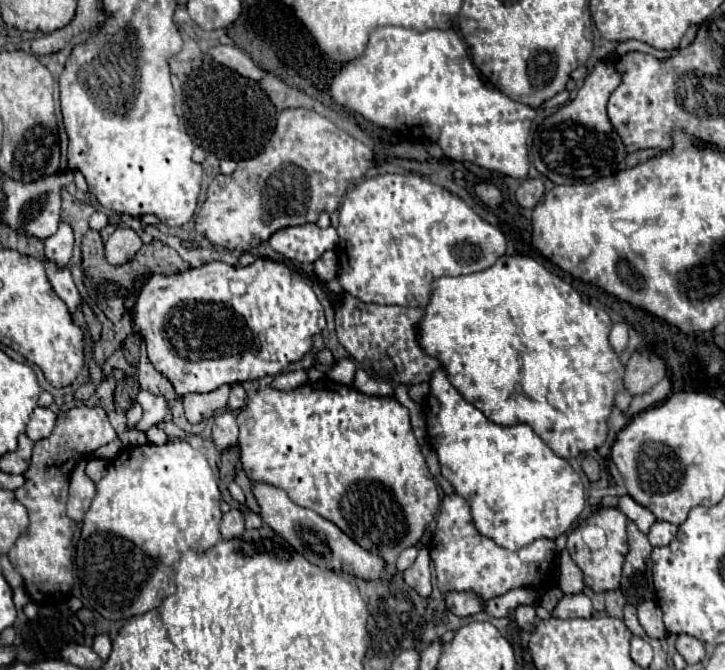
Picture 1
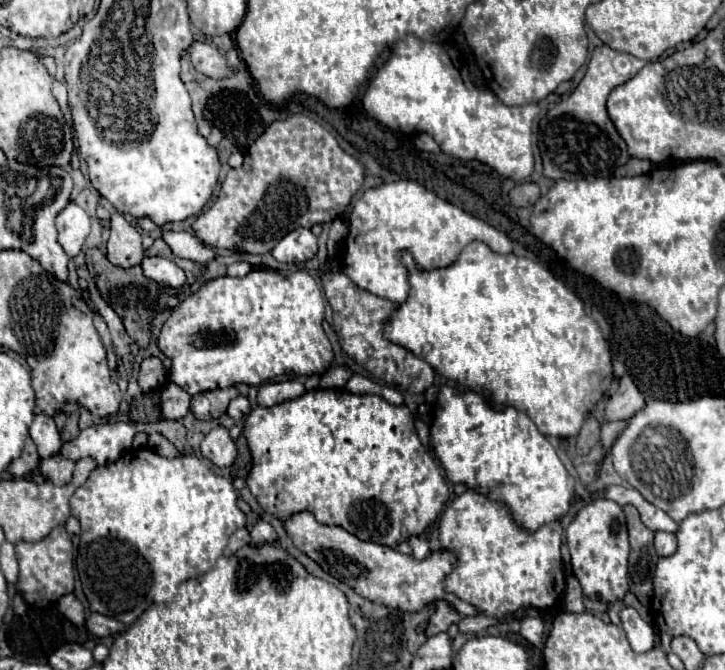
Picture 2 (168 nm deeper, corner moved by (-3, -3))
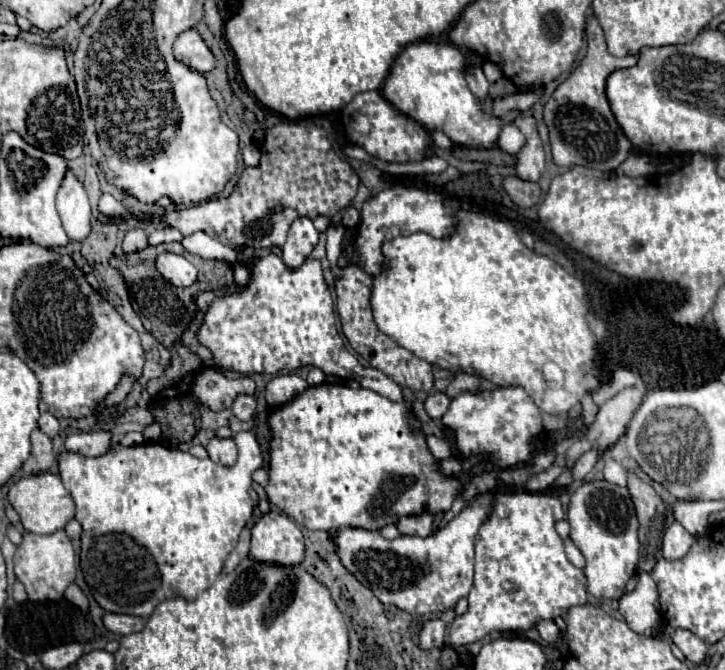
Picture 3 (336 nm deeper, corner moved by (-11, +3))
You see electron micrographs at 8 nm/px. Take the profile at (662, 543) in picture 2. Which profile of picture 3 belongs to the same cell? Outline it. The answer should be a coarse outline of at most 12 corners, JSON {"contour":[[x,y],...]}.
{"contour":[[673,522],[663,536],[663,558],[681,560],[695,538]]}

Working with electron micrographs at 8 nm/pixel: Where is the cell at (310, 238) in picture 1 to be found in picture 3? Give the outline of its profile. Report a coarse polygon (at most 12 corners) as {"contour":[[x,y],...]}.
{"contour":[[311,218],[291,224],[283,264],[299,268],[319,240]]}

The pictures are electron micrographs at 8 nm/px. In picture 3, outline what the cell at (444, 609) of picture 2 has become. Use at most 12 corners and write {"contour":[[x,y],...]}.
{"contour":[[433,618],[423,624],[419,648],[443,648],[445,622]]}

